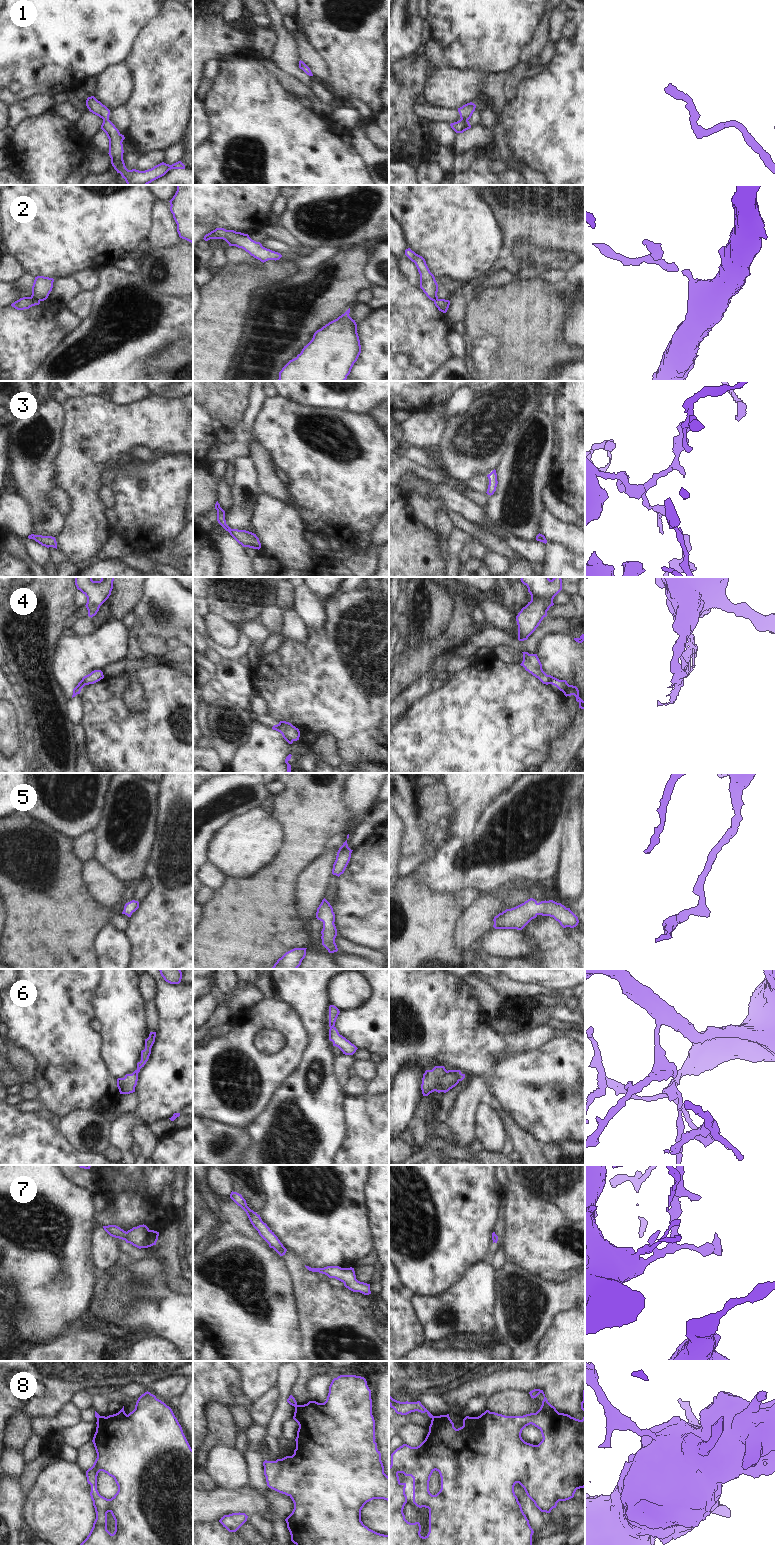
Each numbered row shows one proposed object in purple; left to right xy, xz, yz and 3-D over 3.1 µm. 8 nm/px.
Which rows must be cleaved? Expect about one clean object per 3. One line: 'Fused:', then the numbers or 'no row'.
Fused: 2, 4, 6, 8

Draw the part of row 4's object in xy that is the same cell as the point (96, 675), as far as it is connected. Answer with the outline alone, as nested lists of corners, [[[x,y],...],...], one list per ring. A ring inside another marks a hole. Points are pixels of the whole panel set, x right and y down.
[[[94,670],[86,676],[85,685],[94,684],[104,678],[101,670]]]

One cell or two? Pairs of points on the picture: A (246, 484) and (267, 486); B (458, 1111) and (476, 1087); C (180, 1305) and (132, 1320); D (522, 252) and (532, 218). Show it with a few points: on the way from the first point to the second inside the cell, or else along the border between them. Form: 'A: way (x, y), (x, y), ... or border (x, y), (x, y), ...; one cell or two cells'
A: border (253, 462), (256, 471), (256, 482), (261, 493); two cells
B: way (464, 1105), (474, 1093); one cell
C: way (168, 1314), (144, 1314); one cell
D: border (530, 243), (533, 245); two cells

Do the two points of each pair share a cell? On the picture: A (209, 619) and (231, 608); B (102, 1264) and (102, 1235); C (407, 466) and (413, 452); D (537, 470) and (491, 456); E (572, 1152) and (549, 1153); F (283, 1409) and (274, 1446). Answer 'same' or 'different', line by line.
A: different
B: same
C: different
D: different
E: same
F: same

